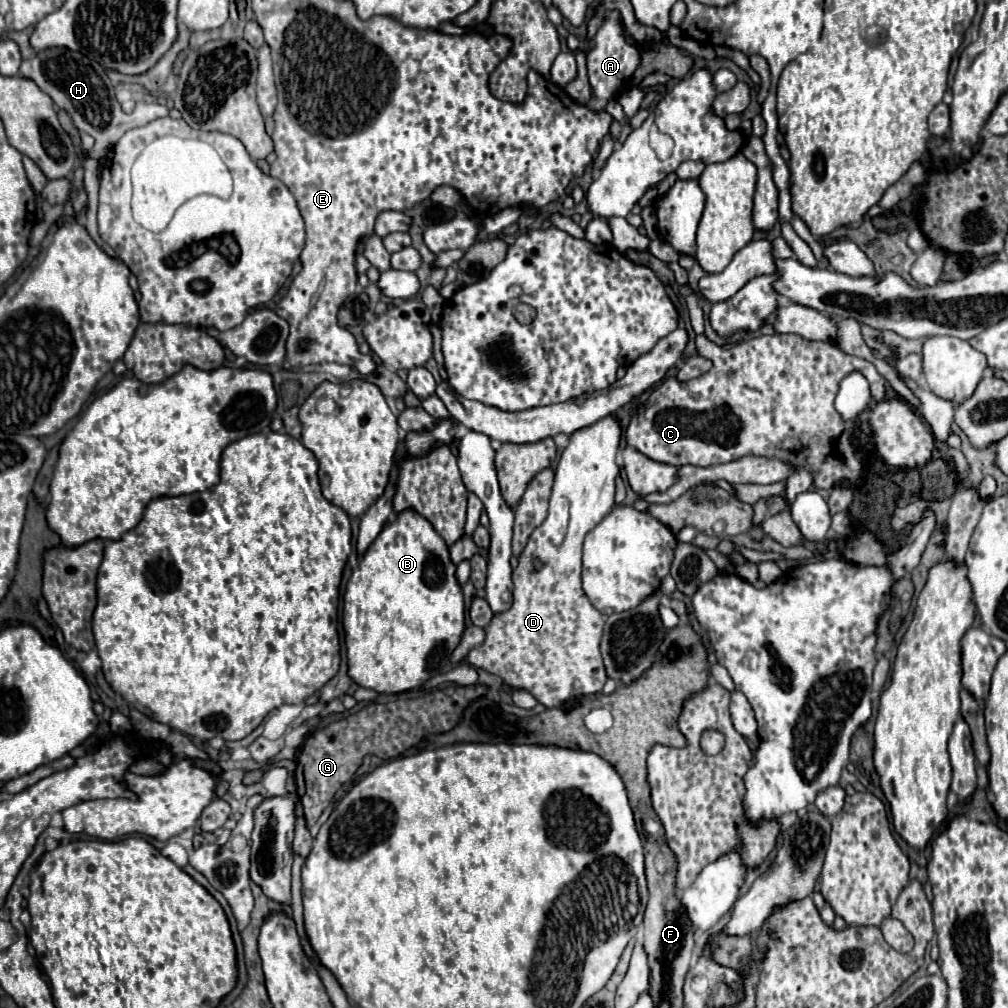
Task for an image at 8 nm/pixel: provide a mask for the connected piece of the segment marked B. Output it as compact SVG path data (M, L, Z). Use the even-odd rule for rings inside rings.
M401 512L353 570L343 598L343 628L349 660L349 676L355 684L379 694L397 694L425 684L433 674L433 656L441 660L455 650L465 628L463 594L455 580L455 566L449 560L449 550L433 526L419 514Z

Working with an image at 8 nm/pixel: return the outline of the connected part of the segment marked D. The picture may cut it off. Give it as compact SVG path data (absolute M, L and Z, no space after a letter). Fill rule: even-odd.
M607 416L589 428L581 428L571 434L569 446L563 450L557 470L555 484L549 500L549 514L541 526L537 526L513 570L513 604L501 614L493 614L485 626L485 642L473 648L467 656L471 666L483 668L495 676L501 676L509 686L531 692L545 708L557 708L565 700L597 694L607 682L603 658L599 652L603 614L587 600L581 588L581 548L583 538L591 532L615 506L615 478L619 466L615 462L621 440L621 428L615 416Z

